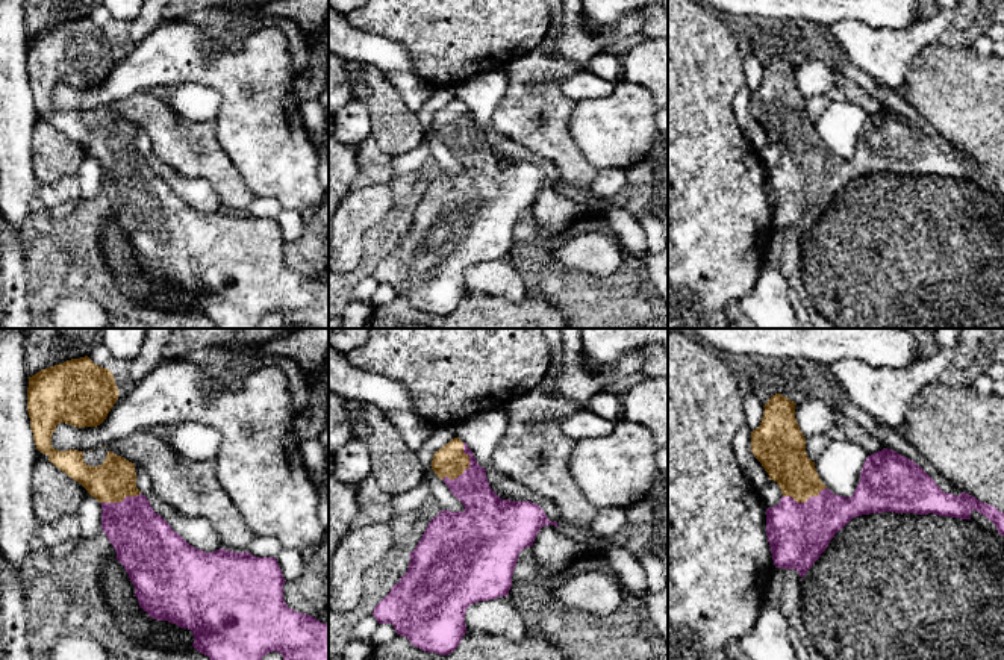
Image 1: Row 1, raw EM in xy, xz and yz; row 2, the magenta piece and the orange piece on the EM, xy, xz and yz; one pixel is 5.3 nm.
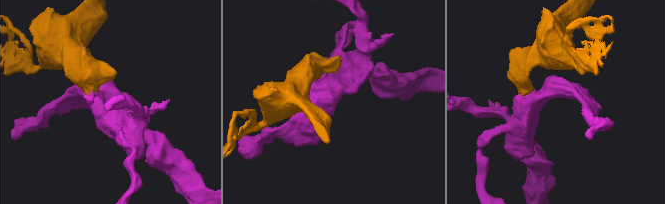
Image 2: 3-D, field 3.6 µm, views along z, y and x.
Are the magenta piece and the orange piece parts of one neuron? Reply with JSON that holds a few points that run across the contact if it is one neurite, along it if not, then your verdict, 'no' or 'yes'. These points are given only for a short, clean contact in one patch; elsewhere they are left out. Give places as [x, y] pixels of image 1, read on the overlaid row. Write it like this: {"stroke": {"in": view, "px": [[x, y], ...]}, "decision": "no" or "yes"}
{"stroke": {"in": "xz", "px": [[485, 512], [468, 483], [468, 468], [459, 468], [450, 460]]}, "decision": "yes"}

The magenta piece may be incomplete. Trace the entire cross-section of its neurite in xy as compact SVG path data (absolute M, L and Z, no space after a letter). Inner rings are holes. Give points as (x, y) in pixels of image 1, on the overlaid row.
M88 356L41 369L29 377L27 412L36 450L48 456L56 468L80 483L101 504L101 528L115 548L117 560L124 566L135 586L139 607L157 621L168 621L194 634L192 646L210 660L262 660L268 652L280 652L283 660L329 660L329 624L310 615L289 609L283 598L285 578L276 557L256 557L247 551L224 548L206 553L189 545L157 515L145 495L136 487L135 463L108 451L98 466L83 460L85 451L59 451L51 447L51 434L61 422L74 427L100 425L118 400L114 374L95 365Z

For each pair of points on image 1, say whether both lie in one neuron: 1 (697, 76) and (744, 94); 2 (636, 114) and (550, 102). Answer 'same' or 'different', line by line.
1: different
2: different

